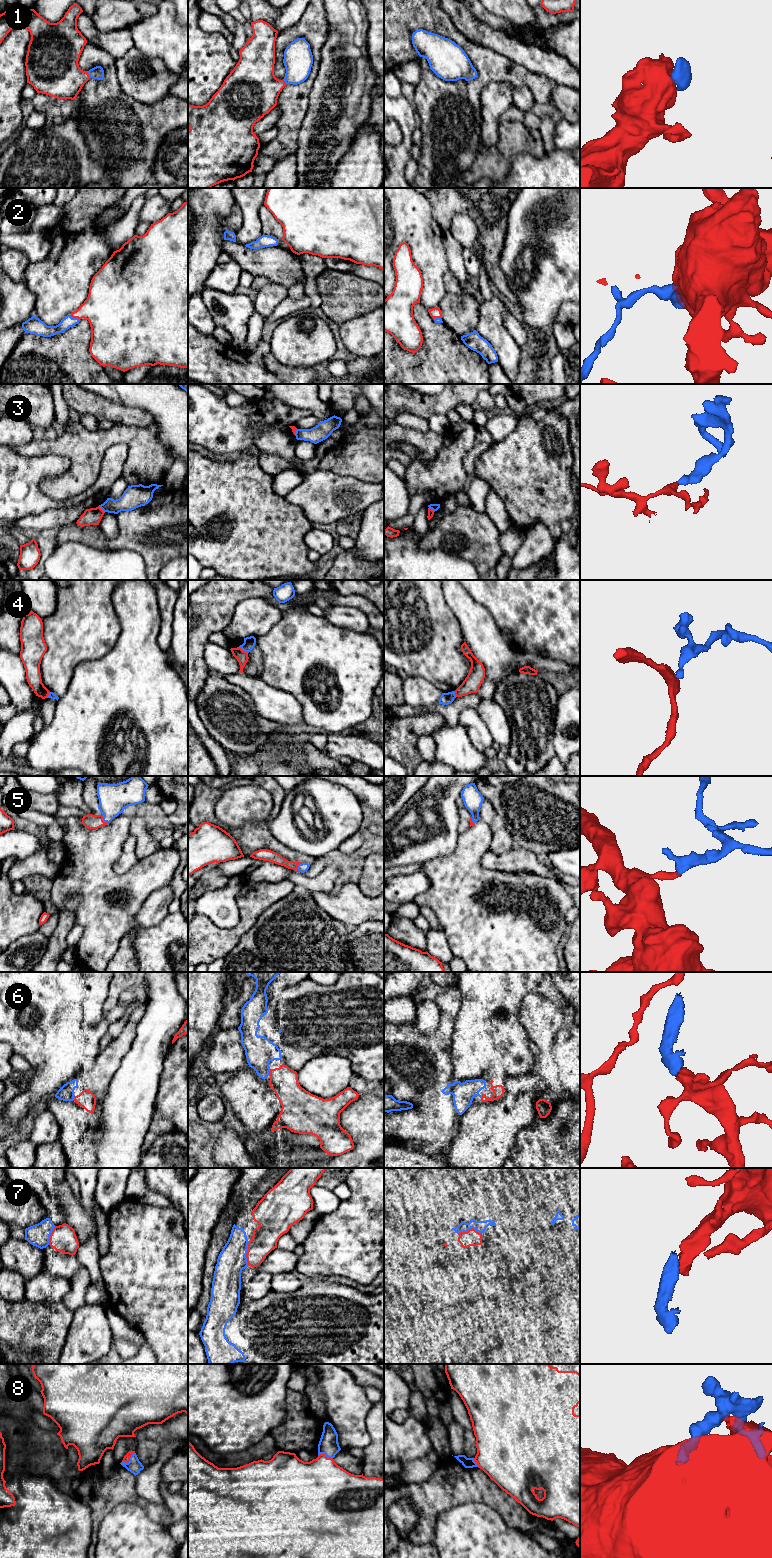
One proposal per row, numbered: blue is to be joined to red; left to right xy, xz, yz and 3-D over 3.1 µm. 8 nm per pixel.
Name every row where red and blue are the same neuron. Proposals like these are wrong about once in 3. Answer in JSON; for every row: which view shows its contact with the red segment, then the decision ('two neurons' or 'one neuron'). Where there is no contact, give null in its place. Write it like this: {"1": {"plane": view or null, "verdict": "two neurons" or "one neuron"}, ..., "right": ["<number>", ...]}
{"1": {"plane": "xy", "verdict": "one neuron"}, "2": {"plane": "xy", "verdict": "one neuron"}, "3": {"plane": "xy", "verdict": "two neurons"}, "4": {"plane": "xz", "verdict": "two neurons"}, "5": {"plane": "xy", "verdict": "one neuron"}, "6": {"plane": "xz", "verdict": "one neuron"}, "7": {"plane": "xz", "verdict": "one neuron"}, "8": {"plane": "xy", "verdict": "one neuron"}, "right": ["1", "2", "5", "6", "7", "8"]}

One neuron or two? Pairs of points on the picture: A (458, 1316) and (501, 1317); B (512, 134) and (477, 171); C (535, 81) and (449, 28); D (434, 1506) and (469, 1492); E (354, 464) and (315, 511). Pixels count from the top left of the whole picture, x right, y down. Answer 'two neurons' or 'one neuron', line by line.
A: two neurons
B: one neuron
C: one neuron
D: one neuron
E: two neurons

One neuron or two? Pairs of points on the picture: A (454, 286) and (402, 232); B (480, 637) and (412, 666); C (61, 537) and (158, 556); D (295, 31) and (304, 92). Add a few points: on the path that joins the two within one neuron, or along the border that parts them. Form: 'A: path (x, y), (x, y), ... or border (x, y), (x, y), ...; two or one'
A: border (448, 270), (444, 275), (445, 293); two
B: border (457, 619), (465, 641); two
C: path (85, 535), (92, 535), (103, 543), (134, 543); one
D: path (312, 39), (316, 43), (316, 64), (312, 75); one

